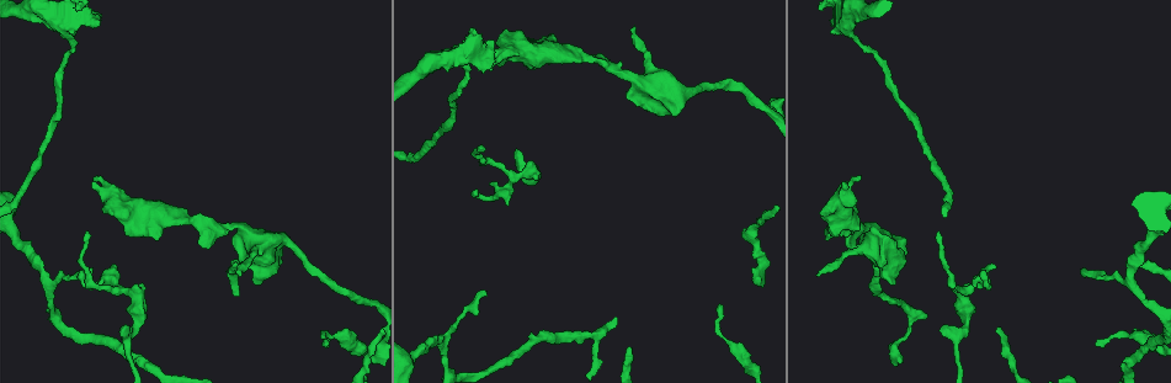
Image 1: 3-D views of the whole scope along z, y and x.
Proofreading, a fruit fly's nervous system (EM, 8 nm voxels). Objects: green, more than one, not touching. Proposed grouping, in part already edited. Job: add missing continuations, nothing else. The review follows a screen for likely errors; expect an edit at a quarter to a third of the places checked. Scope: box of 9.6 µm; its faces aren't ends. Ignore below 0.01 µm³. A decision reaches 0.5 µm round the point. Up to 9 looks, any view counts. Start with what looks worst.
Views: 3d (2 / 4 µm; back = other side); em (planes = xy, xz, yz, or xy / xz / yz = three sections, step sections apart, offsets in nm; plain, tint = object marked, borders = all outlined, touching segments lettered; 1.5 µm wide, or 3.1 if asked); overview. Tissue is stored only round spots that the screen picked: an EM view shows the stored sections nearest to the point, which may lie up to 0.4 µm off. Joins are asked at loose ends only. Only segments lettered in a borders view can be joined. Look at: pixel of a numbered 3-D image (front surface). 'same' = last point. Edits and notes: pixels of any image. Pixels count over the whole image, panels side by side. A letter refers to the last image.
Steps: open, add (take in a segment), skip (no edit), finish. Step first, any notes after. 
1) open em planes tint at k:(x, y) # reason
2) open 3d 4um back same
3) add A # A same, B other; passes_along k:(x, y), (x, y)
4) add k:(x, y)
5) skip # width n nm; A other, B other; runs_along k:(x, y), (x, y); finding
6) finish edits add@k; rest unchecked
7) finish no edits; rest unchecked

open 3d 2um back at 1:(113, 266) # branch stops here

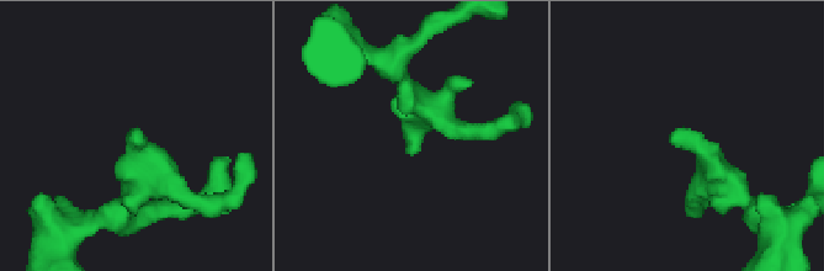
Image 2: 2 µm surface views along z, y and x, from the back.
open em xy step 8 borders at 2:(669, 140) # arm_widths 160, 170 nm; shape alone is not enough

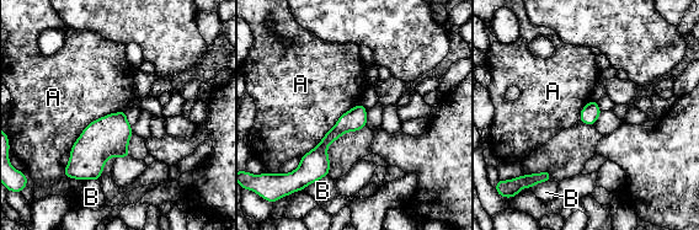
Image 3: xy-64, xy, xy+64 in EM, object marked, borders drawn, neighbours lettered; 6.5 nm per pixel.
skip # A other, B other; none of them fits

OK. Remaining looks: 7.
open 3d 2um back at 1:(937, 234) # tapers out

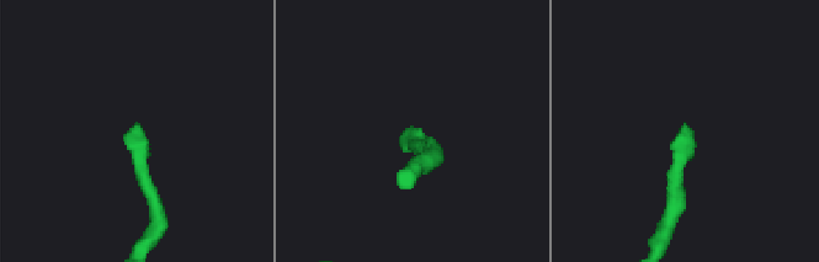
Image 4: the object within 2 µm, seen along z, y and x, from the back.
open em planes borders at 4:(140, 126)

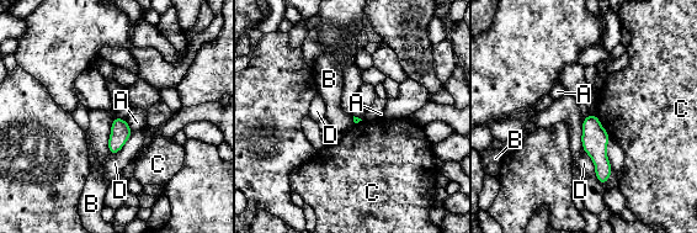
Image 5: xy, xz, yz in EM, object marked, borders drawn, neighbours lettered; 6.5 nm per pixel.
skip # longest_contact B 240 nm; A other, B other, C other, D other; no lettered segment goes on from it

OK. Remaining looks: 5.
open em yz step 8 tint at 1:(942, 327) # an open end

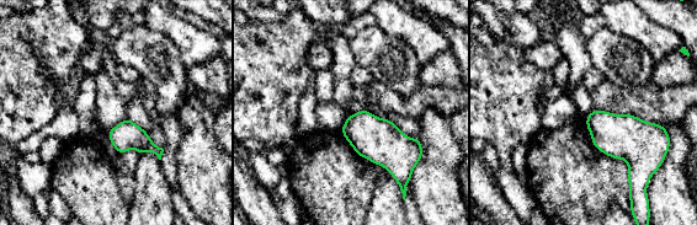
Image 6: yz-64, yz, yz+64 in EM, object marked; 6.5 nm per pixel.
open em planes borders same # cut it another way

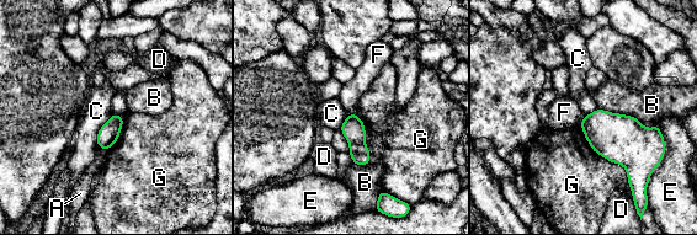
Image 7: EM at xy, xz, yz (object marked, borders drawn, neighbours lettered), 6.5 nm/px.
skip # A other, B other, C other, D other, E other, F other, G other; border 7:(111, 113), (96, 135), (96, 145); no lettered segment goes on from it

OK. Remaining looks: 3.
open em 3.1um planes tint at 1:(485, 291) # an open end

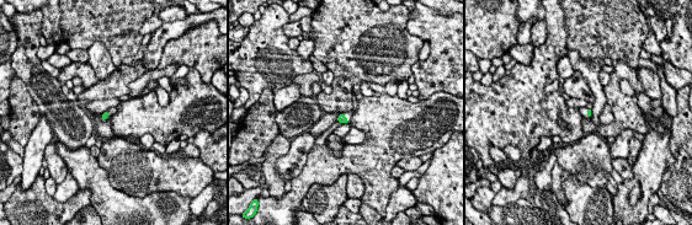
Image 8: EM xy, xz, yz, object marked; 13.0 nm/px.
open em 3.1um planes borders same

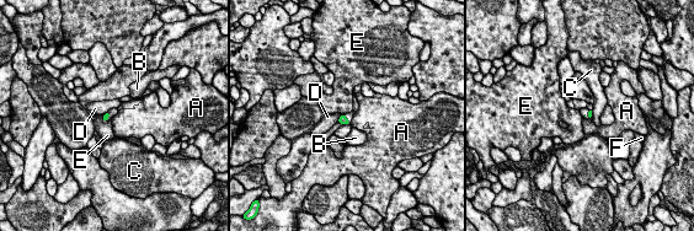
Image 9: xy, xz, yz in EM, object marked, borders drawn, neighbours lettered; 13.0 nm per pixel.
skip # A other, B other, C other, D other, E other, F other; none of them fits

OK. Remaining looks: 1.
finish no edits; rest unchecked

